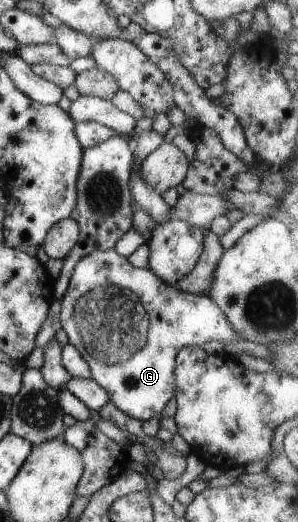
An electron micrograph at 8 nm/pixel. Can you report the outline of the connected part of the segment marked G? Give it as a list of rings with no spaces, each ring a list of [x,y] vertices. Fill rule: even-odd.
[[[114,249],[109,250],[96,250],[92,254],[82,256],[76,264],[74,264],[72,275],[70,276],[69,286],[63,298],[62,308],[60,308],[60,325],[62,330],[68,335],[68,341],[72,346],[80,352],[80,356],[84,358],[84,361],[89,365],[91,371],[91,379],[93,379],[107,394],[108,398],[114,405],[127,414],[128,416],[138,419],[139,421],[147,421],[151,418],[160,417],[166,404],[172,398],[175,398],[175,374],[176,356],[182,348],[188,347],[202,347],[206,342],[211,340],[218,340],[218,342],[226,344],[236,344],[236,342],[242,341],[242,338],[238,336],[238,332],[232,328],[232,324],[229,324],[226,316],[224,316],[222,310],[206,295],[193,294],[180,292],[176,288],[164,283],[164,280],[160,280],[150,268],[137,268],[130,264],[130,260],[120,256]]]

